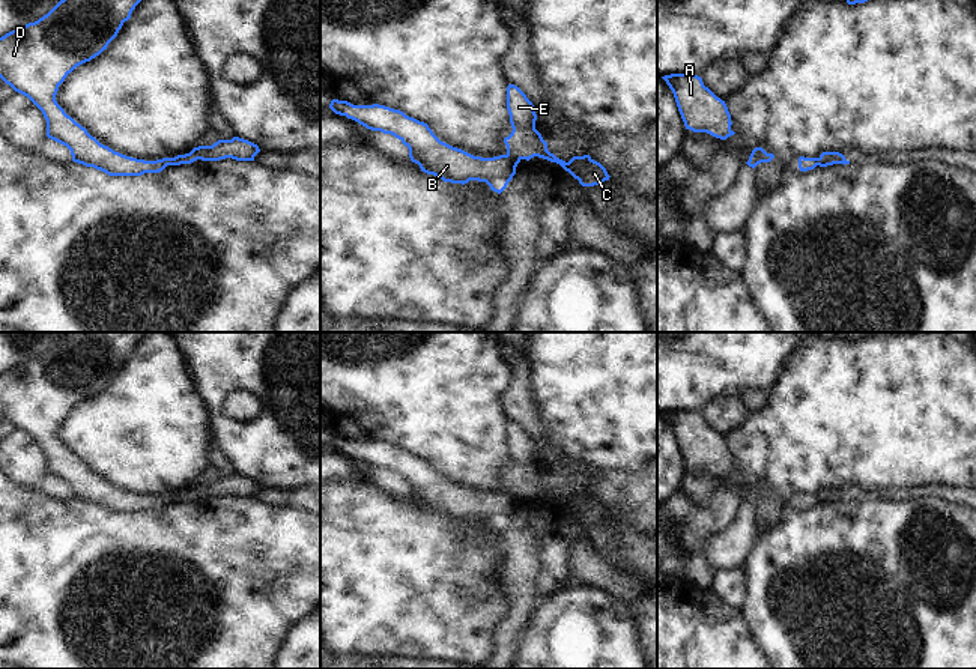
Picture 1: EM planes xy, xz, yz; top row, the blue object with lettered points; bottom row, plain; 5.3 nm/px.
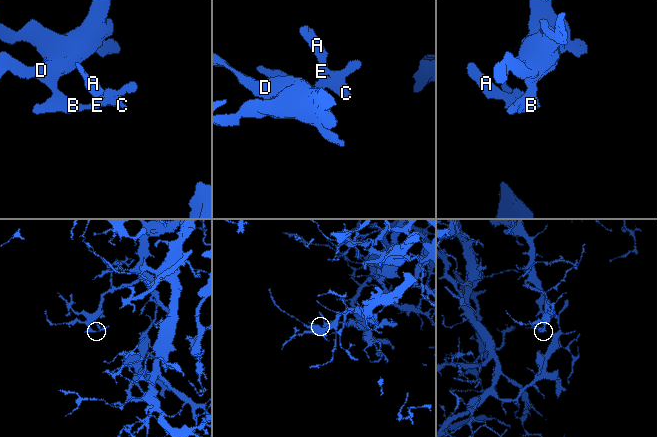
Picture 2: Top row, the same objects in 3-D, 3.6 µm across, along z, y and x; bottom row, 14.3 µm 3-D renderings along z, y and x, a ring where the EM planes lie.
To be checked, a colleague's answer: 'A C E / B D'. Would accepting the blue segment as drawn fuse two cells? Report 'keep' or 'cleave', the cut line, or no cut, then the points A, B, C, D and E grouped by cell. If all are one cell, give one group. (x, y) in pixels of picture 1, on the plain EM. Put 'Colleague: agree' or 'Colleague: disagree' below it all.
cleave; cut xz (506, 492), (518, 499); groups A C E / B D
Colleague: agree

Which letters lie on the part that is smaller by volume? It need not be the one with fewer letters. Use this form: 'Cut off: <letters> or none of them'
Cut off: A, C, E

